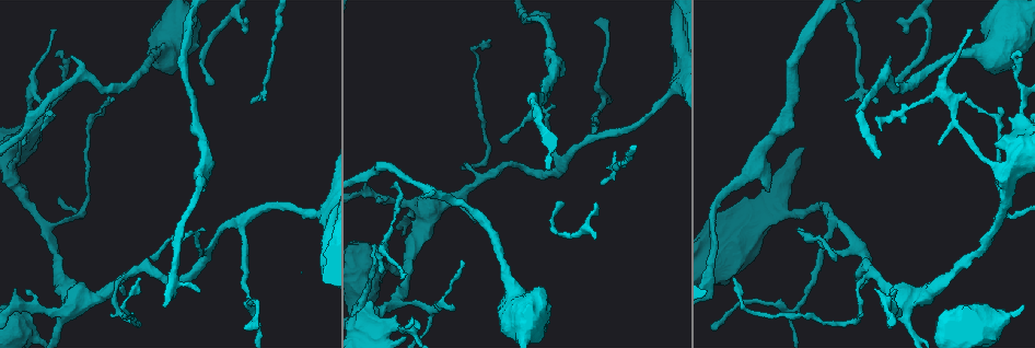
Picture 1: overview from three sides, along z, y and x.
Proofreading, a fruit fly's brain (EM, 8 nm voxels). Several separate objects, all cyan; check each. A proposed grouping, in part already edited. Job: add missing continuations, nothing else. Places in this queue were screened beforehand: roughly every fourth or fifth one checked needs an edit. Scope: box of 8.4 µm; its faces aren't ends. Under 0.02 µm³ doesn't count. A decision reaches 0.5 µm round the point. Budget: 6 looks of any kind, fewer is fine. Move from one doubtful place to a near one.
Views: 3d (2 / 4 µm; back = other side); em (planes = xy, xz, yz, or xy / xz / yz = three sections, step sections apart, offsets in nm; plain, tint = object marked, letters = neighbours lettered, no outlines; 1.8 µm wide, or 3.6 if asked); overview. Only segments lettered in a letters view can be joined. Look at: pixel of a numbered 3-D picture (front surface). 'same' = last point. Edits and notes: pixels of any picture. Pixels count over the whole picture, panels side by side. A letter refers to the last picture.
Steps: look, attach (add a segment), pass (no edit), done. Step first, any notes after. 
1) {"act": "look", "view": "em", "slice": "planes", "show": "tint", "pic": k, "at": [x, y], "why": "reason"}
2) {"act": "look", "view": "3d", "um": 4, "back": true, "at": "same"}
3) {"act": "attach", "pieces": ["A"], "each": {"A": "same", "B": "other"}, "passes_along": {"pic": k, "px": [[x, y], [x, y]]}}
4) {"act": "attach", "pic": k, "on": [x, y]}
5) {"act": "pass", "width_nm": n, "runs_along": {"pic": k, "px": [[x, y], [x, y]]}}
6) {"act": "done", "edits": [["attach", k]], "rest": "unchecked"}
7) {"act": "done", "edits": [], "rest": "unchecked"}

{"act": "look", "view": "3d", "um": 2, "pic": 1, "at": [71, 56], "why": "branch stops here"}

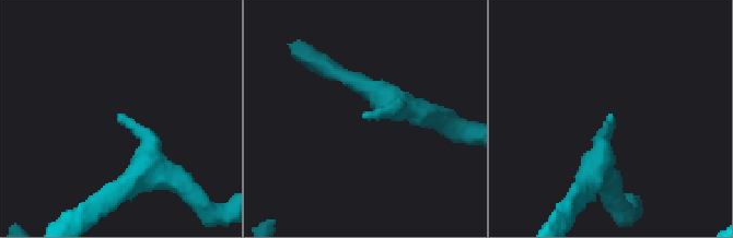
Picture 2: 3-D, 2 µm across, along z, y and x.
{"act": "look", "view": "em", "slice": "xz", "step": 8, "show": "tint", "pic": 2, "at": [364, 115], "why": "shape alone is not enough"}

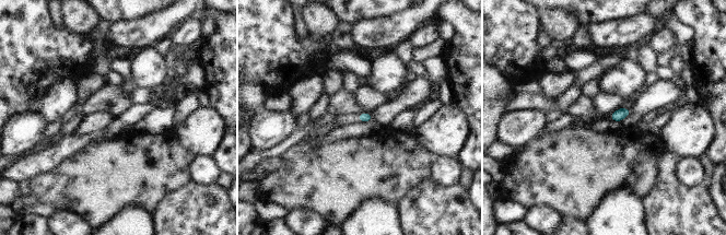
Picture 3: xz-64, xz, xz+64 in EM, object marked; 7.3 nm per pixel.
{"act": "look", "view": "em", "slice": "planes", "show": "letters", "at": "same"}

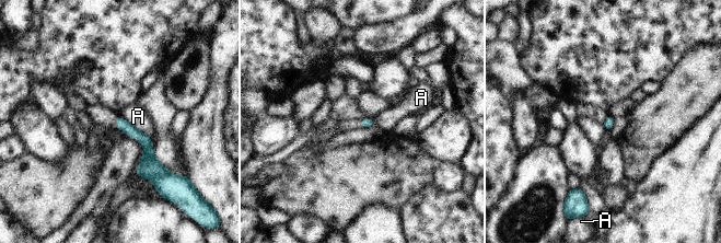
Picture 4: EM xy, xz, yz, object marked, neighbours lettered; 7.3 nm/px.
{"act": "pass", "each": {"A": "other"}, "border": {"pic": 4, "px": [[121, 116], [150, 136]]}, "found": "none of them fits"}

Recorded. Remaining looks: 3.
{"act": "look", "view": "3d", "um": 4, "pic": 1, "at": [462, 264], "why": "thin end"}

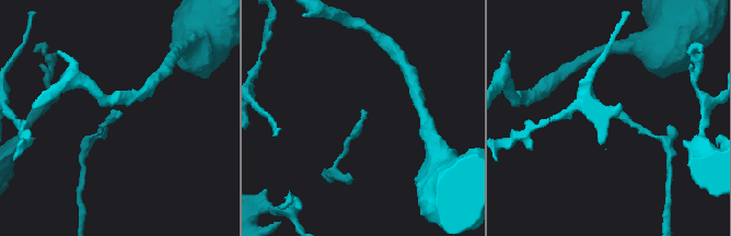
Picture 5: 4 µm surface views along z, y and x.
{"act": "look", "view": "em", "slice": "xy", "step": 8, "show": "letters", "pic": 5, "at": [366, 111], "why": "need the tissue"}

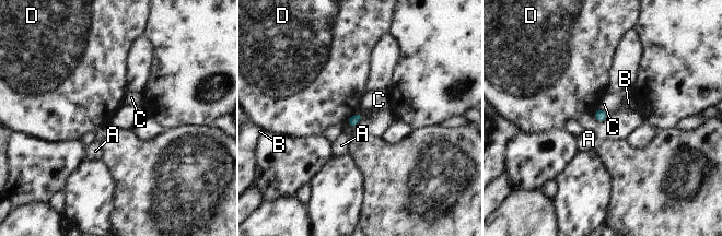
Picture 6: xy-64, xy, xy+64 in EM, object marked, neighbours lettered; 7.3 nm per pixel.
{"act": "pass", "longest_contact_nm": ["D", 150], "each": {"A": "other", "B": "other", "C": "other", "D": "other"}, "border": {"pic": 6, "px": [[362, 111], [353, 114], [346, 121]]}, "found": "none of them fits"}

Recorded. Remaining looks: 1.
{"act": "done", "edits": [], "rest": "unchecked"}

